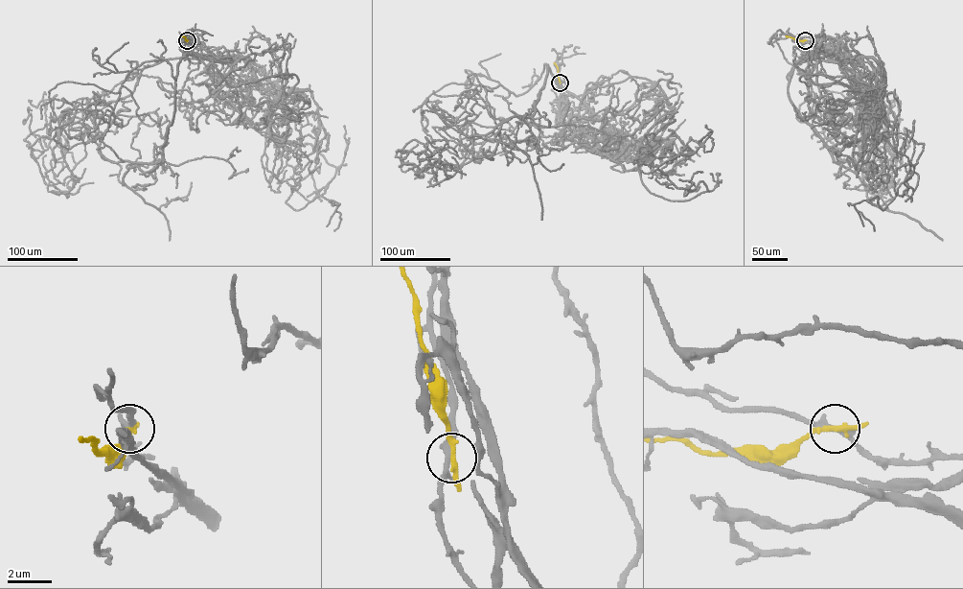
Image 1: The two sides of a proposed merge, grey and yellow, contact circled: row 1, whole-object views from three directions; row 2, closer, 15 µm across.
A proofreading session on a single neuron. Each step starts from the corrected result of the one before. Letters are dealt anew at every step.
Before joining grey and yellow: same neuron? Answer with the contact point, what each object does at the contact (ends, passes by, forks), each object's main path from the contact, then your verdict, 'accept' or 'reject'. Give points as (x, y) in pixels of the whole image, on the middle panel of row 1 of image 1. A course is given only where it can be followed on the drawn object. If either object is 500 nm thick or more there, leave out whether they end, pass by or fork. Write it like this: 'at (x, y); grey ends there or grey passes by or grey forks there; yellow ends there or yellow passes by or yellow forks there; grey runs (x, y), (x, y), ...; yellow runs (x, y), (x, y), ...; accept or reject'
at (560, 82); grey passes by; yellow passes by; grey runs (560, 82), (561, 109), (547, 65), (535, 112), (502, 124), (492, 159), (459, 143), (403, 148), (466, 175); yellow runs (560, 82), (554, 62); reject

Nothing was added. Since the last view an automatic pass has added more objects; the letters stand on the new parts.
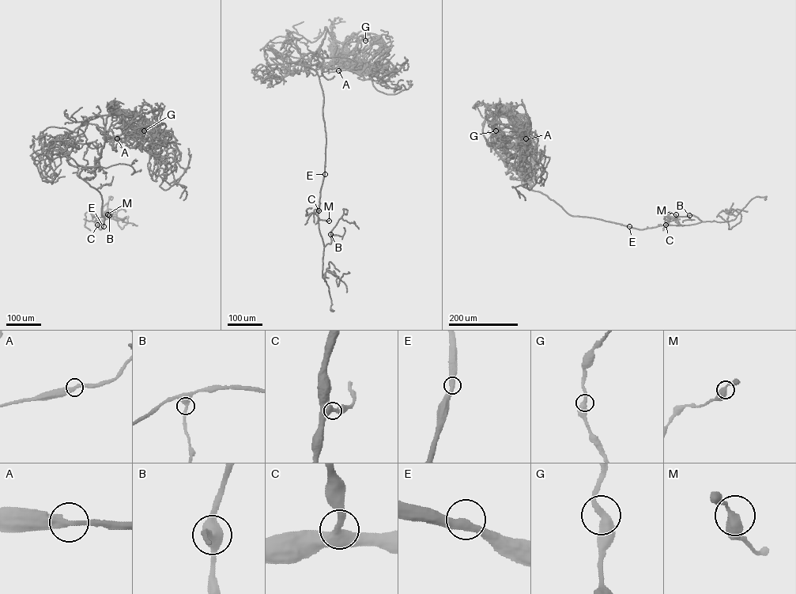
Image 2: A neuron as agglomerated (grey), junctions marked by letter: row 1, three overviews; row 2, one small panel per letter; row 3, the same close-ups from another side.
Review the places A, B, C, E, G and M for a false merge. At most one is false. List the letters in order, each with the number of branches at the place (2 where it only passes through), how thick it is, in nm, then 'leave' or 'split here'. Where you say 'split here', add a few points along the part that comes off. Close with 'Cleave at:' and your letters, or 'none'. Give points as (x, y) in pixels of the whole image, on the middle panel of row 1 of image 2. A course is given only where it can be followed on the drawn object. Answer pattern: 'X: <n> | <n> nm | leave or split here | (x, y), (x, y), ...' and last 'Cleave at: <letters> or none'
A: 2 | 360 nm | leave
B: 2 | 420 nm | leave
C: 2 | 440 nm | leave
E: 2 | 400 nm | leave
G: 2 | 420 nm | leave
M: 2 | 440 nm | leave
Cleave at: none

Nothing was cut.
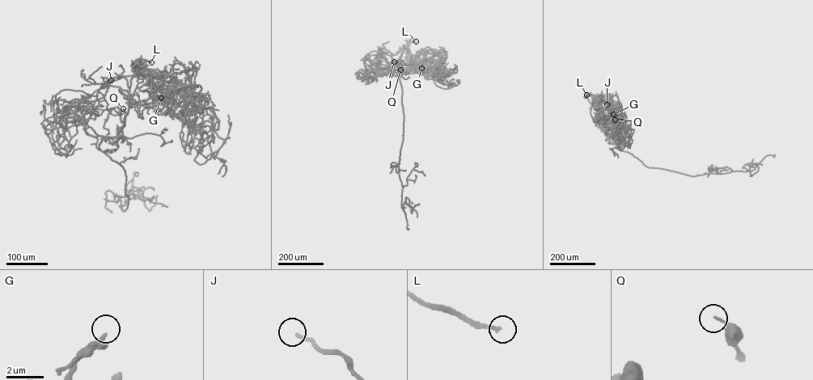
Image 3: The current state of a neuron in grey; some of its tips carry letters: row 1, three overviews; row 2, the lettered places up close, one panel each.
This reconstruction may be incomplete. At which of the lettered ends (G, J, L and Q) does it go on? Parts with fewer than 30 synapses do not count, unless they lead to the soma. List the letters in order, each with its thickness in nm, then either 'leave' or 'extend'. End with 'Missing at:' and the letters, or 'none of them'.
G: calibre 240 nm; leave
J: calibre 170 nm; extend
L: calibre 180 nm; leave
Q: calibre 100 nm; leave
Missing at: J

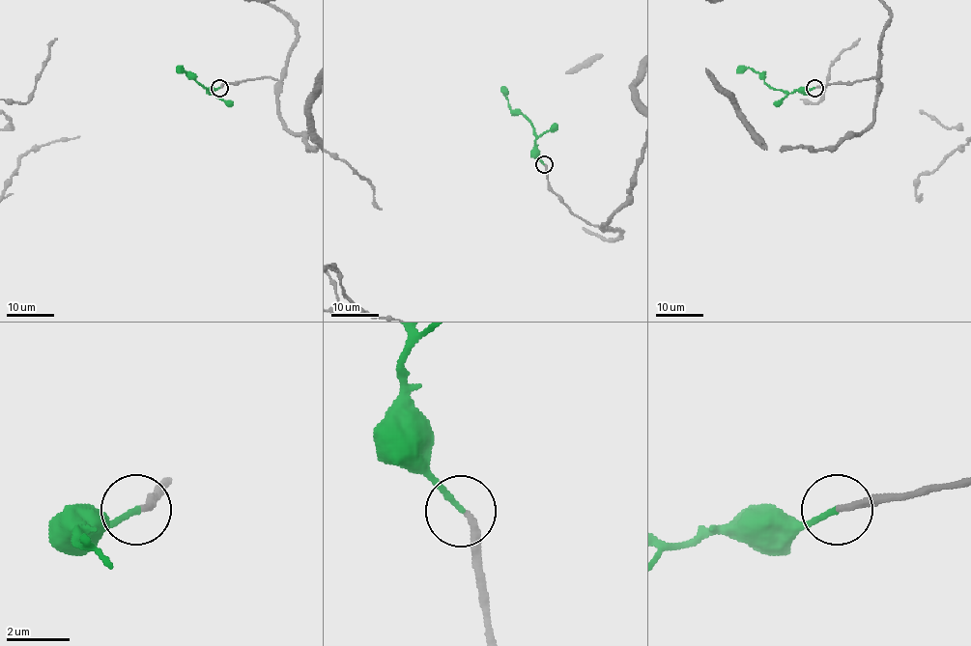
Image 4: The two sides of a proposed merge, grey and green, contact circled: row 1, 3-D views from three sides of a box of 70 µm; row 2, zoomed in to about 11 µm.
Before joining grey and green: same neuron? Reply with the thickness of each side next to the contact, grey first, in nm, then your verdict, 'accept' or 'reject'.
220/170 nm | accept

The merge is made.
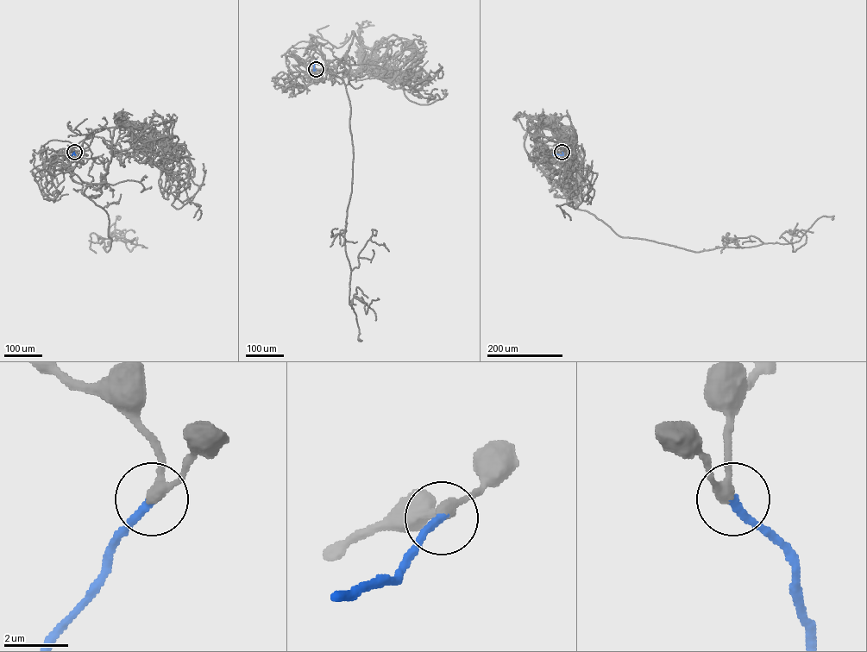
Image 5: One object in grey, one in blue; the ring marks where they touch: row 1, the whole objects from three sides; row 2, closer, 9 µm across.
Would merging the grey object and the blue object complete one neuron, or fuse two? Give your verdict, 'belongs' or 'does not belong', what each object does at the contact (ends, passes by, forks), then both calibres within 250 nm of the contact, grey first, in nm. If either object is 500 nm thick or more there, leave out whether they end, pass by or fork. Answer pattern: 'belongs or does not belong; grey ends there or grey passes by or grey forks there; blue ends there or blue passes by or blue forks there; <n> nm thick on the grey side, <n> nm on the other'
belongs; grey passes by; blue ends there; 280 nm thick on the grey side, 260 nm on the other

